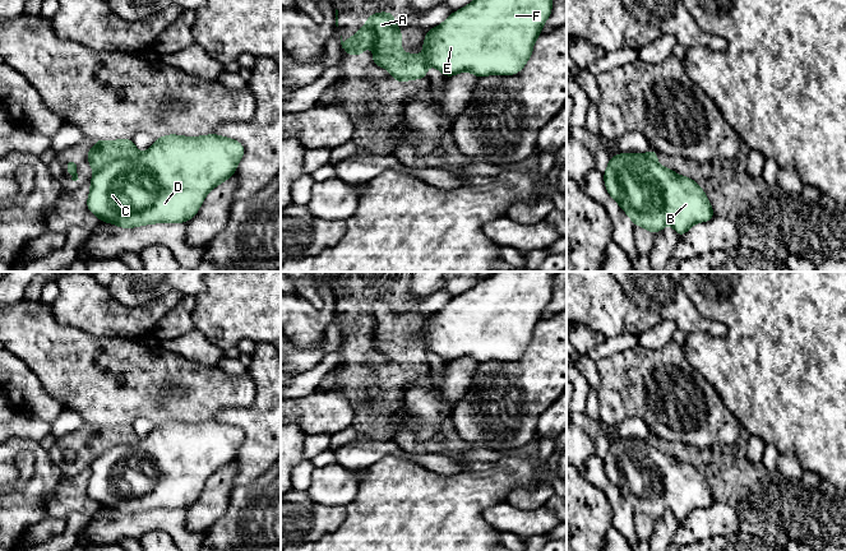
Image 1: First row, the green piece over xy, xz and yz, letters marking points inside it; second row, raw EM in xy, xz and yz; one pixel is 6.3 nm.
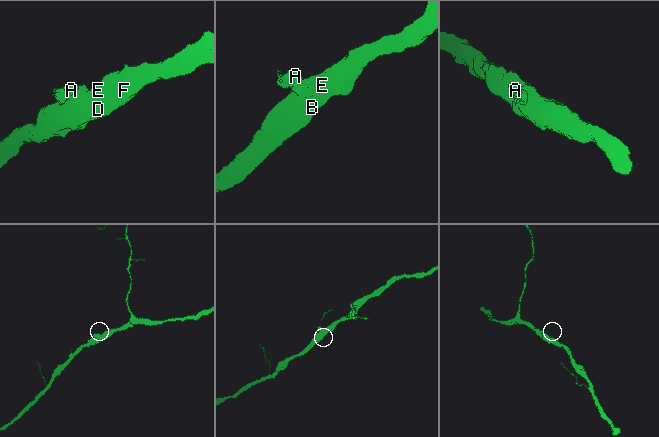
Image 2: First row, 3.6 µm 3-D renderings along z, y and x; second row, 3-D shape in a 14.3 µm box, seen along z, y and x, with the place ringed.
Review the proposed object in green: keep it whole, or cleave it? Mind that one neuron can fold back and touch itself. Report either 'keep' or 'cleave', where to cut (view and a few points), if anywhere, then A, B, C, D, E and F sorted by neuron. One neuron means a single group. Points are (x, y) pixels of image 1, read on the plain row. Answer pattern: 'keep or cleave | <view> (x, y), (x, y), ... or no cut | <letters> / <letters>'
cleave | xy (139, 439), (134, 443), (112, 445), (95, 458) | A / B C D E F

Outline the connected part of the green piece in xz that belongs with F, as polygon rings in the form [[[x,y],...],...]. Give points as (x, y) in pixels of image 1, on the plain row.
[[[494,272],[464,293],[453,297],[440,311],[427,315],[422,329],[426,349],[435,352],[444,362],[470,357],[475,362],[514,361],[527,349],[533,330],[553,296],[556,272]]]

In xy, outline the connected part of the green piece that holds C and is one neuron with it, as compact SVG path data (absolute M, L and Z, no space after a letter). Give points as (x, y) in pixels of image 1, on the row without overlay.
M217 420L163 421L135 444L112 446L94 458L89 466L87 494L100 508L122 514L189 508L198 499L207 480L235 460L244 440L242 429Z

